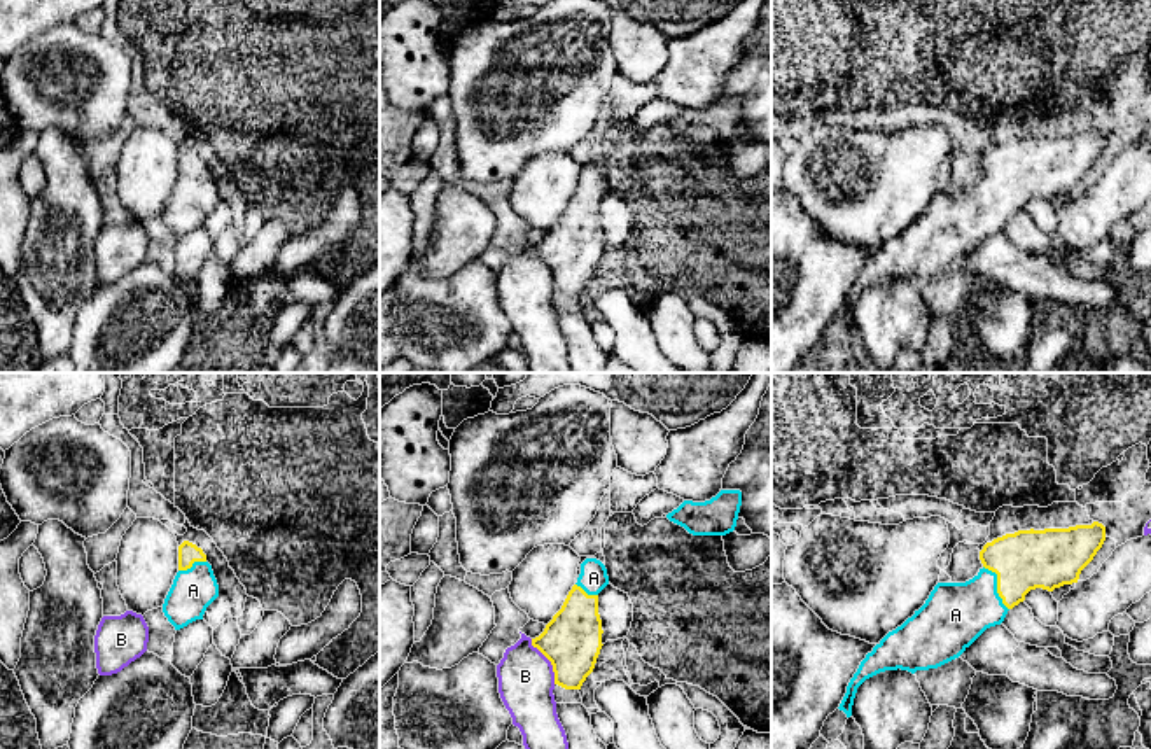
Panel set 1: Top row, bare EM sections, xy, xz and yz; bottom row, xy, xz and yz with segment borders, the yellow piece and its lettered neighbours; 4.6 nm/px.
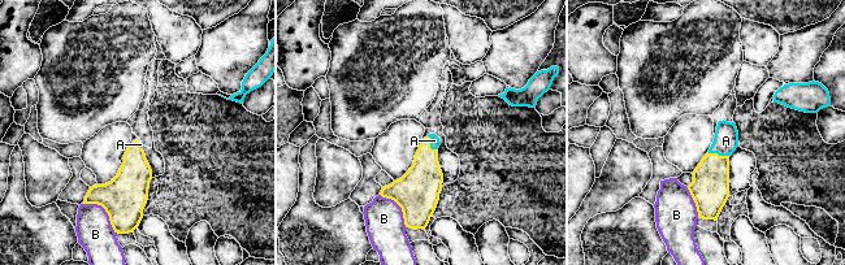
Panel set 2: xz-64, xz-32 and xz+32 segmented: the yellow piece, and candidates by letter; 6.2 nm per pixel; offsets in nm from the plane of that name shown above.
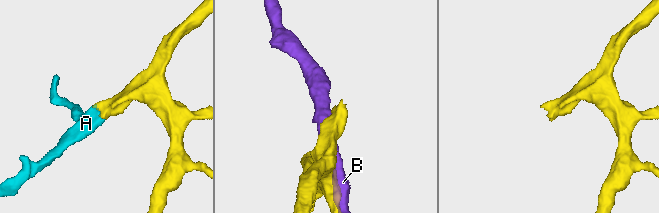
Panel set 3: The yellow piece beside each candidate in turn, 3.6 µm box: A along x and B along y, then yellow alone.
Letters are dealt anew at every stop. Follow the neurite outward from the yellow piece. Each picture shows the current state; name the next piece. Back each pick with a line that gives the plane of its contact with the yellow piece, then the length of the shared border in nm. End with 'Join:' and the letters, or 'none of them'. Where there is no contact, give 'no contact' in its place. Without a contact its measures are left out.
A: meets yellow in yz; contact 240 nm long
Join: A

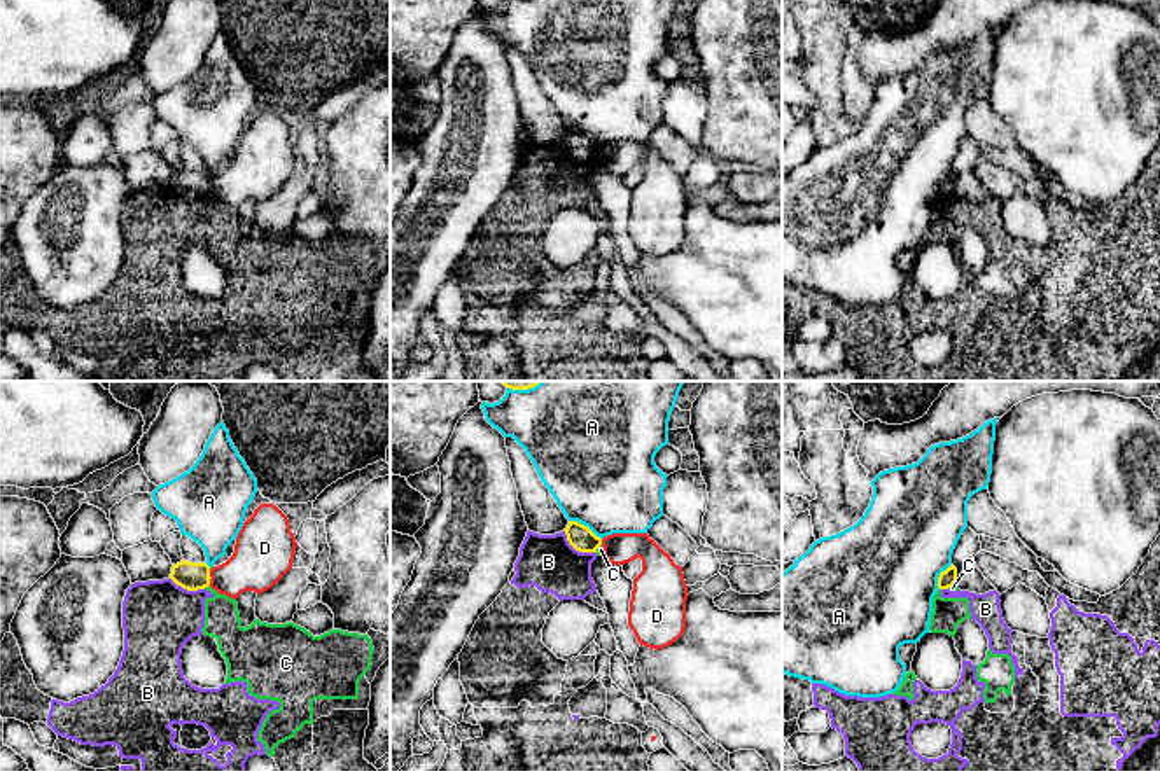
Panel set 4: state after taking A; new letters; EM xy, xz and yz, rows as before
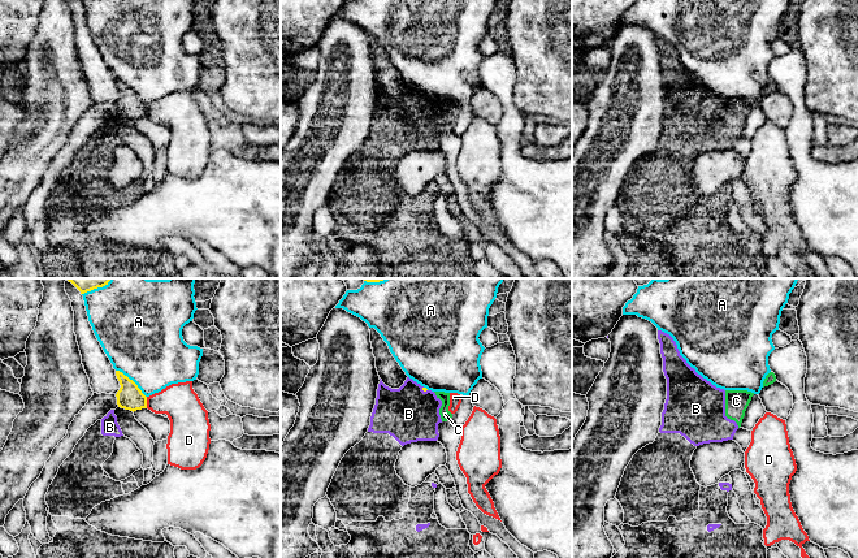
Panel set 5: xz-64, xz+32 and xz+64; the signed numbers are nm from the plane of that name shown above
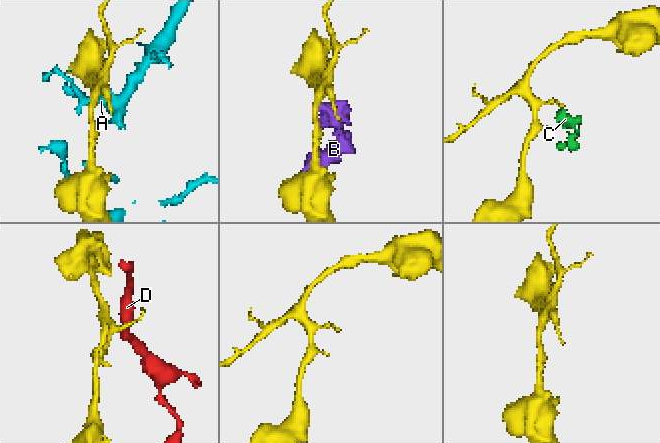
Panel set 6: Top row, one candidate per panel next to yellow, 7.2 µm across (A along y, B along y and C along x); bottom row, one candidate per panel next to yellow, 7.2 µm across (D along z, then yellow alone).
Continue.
Join: none of them

